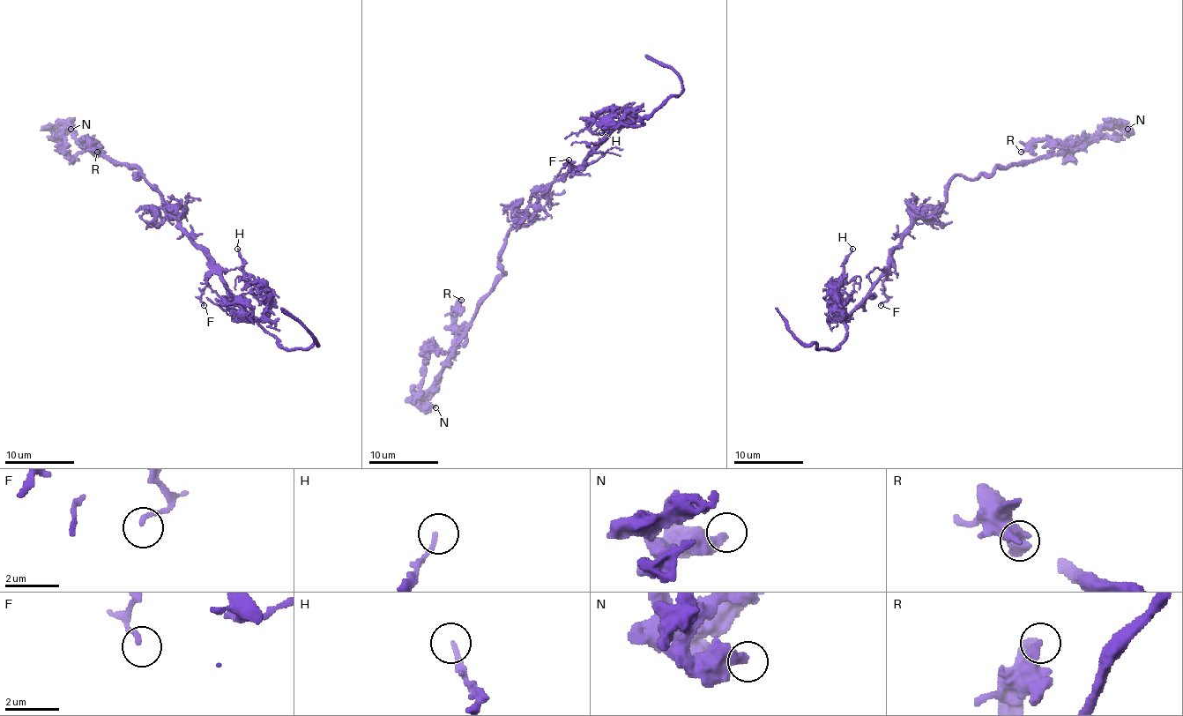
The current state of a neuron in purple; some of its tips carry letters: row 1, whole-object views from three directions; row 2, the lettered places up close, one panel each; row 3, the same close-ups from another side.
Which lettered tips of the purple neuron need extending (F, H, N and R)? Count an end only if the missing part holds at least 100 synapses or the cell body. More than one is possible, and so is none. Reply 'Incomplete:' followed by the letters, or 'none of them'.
Incomplete: none of them

